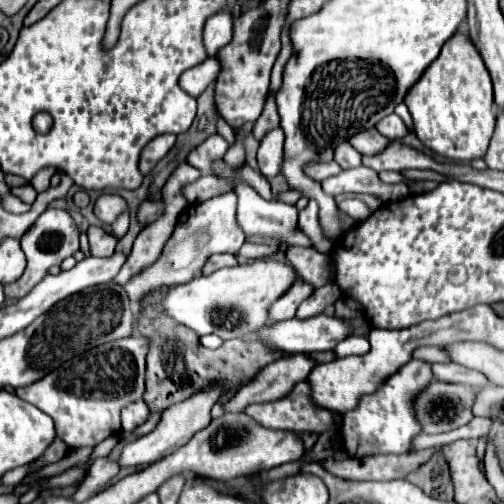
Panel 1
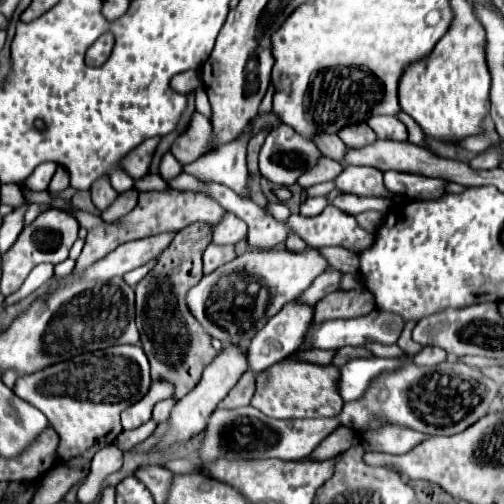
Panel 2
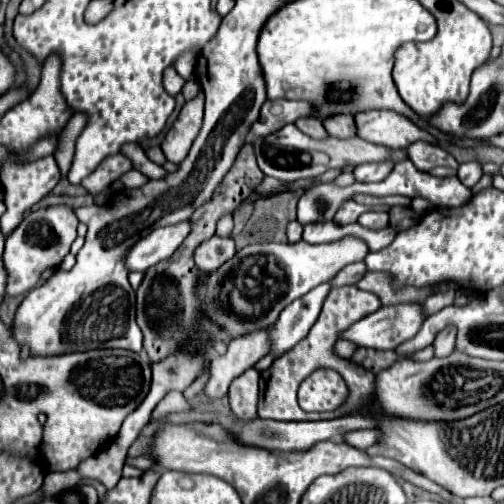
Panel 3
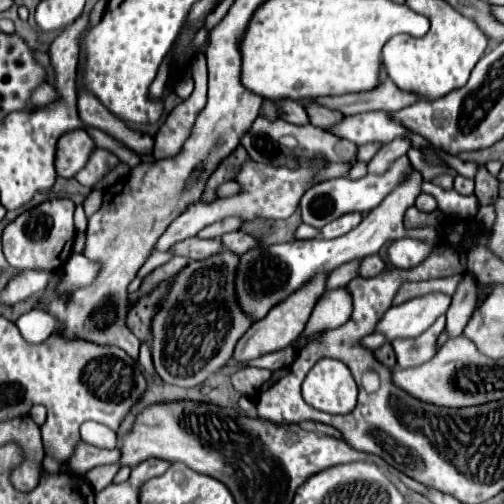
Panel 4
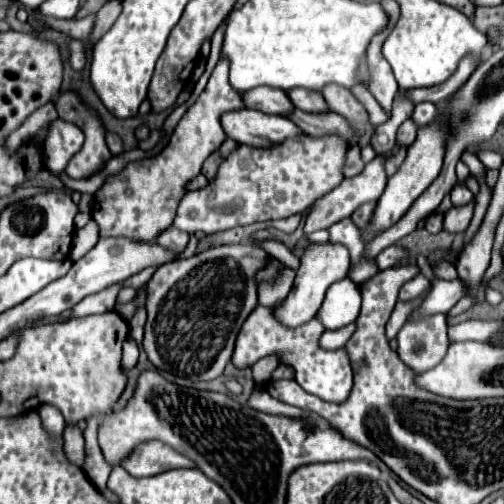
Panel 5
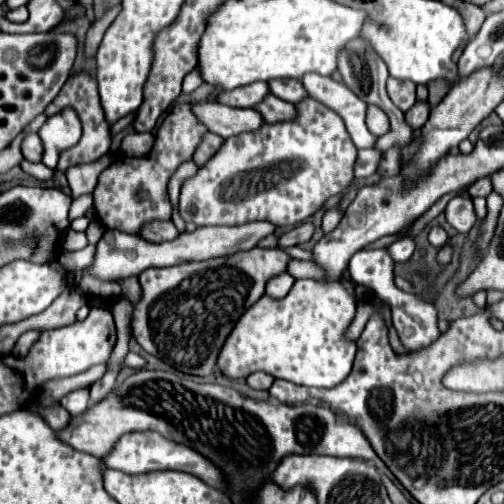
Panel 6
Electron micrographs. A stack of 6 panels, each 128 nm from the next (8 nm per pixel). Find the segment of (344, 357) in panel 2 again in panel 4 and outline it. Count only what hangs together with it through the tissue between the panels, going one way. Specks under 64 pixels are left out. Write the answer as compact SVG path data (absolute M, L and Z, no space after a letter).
M386 342L386 344L384 344L384 346L382 346L382 348L378 348L378 350L376 350L376 352L374 352L374 354L376 354L376 358L378 358L378 360L380 360L380 362L384 362L384 364L386 364L386 366L388 366L388 364L390 364L390 366L392 366L392 368L394 368L394 366L396 366L395 353L394 353L394 350L392 350L392 346L390 346L390 344L388 344L388 342Z

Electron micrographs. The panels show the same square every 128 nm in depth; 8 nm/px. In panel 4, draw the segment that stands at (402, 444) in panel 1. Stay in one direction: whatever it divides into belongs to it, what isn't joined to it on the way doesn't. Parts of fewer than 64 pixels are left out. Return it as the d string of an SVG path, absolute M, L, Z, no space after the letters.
M466 272L452 296L452 304L446 312L446 330L450 336L460 336L470 320L478 298L478 280L472 272Z

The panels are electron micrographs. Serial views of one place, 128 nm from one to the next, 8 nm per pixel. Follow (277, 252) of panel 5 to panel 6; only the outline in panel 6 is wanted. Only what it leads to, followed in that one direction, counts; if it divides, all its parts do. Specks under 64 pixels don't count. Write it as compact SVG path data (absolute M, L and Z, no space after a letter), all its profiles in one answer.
M294 260L290 266L288 266L288 272L294 276L294 278L312 278L312 280L318 280L320 278L320 268L316 268L316 264L310 262L304 262L304 260Z

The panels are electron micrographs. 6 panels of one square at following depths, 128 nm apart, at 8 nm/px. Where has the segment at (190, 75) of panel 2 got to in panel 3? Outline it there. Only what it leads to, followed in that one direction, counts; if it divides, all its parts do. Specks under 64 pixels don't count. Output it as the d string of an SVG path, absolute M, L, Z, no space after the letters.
M170 66L170 68L166 68L164 70L164 90L170 94L170 96L176 96L180 90L182 90L182 86L184 86L184 78Z

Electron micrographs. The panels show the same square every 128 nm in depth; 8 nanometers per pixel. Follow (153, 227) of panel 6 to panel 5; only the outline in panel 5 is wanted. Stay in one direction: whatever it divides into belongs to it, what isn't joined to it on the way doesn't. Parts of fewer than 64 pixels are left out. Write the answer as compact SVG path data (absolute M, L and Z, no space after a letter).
M170 226L166 228L160 238L156 238L156 242L168 250L174 250L174 252L182 252L188 244L188 234L186 232L180 232L176 226Z

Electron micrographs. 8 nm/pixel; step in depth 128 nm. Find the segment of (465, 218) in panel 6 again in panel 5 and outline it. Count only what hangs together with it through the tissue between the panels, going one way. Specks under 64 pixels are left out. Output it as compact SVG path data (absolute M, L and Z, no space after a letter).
M456 186L456 188L452 188L450 198L452 198L452 206L464 206L464 204L468 204L474 196L472 196L472 192L470 192L466 186Z

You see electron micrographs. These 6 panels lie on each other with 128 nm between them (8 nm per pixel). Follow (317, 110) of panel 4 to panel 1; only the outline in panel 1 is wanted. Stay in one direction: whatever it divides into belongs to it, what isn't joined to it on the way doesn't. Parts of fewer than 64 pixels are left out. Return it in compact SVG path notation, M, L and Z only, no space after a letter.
M370 128L368 132L358 132L356 136L352 136L352 140L348 140L360 154L364 156L374 156L378 152L382 152L388 146L388 140L376 130Z

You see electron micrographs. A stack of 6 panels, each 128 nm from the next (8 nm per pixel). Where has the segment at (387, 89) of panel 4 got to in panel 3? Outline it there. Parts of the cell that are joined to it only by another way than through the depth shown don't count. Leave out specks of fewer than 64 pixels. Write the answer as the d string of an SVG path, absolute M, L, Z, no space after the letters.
M266 100L260 118L252 124L252 130L246 138L246 142L252 142L256 136L268 136L282 126L312 114L312 104L306 100Z

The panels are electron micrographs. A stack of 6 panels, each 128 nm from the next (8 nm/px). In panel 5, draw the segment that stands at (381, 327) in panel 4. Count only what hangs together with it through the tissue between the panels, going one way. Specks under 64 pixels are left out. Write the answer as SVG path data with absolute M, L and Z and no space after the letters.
M420 255L417 258L418 266L421 268L421 273L429 278L432 282L432 292L428 294L428 298L422 302L422 306L410 316L410 320L422 318L422 316L430 316L430 314L448 314L450 308L468 294L468 288L462 280L446 280L437 279L431 270L427 259Z

